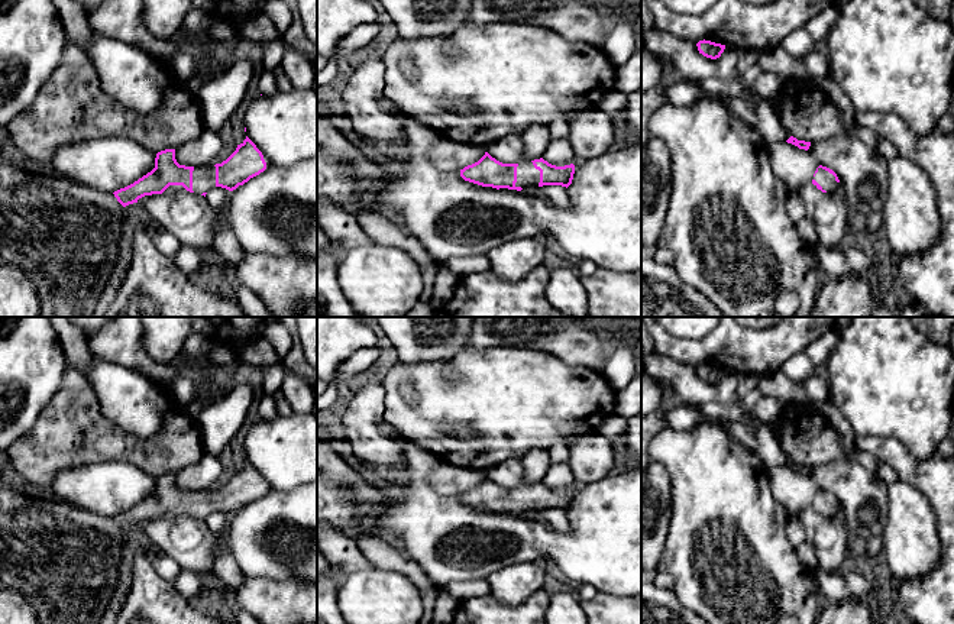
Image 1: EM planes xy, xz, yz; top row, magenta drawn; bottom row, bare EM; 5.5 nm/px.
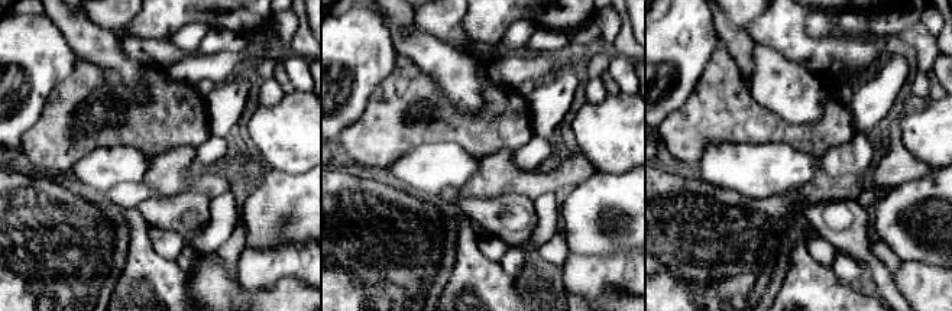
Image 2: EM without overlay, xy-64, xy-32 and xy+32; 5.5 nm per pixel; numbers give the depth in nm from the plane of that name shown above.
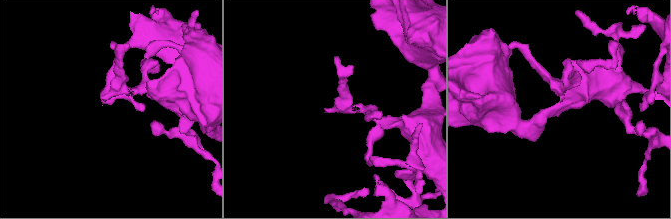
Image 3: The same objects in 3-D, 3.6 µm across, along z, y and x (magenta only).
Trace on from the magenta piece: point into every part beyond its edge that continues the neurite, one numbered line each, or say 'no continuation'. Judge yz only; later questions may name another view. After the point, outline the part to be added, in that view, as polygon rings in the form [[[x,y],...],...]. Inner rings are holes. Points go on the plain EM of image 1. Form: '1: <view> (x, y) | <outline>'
1: yz (824, 503) | [[[818,492],[818,497],[815,498],[814,504],[825,514],[828,518],[835,518],[838,507],[835,505],[835,501],[830,498],[828,495]]]

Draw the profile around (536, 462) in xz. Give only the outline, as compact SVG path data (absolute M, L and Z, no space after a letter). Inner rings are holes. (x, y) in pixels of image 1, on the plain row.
M533 449L523 458L524 479L521 486L531 486L543 482L547 471L552 466L550 455L547 449Z

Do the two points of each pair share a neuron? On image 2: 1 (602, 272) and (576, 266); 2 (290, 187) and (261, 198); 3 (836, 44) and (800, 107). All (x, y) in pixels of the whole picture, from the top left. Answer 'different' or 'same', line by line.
1: same
2: same
3: different

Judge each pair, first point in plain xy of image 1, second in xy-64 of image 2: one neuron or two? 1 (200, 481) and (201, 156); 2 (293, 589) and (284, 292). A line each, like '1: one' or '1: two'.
1: one
2: two

